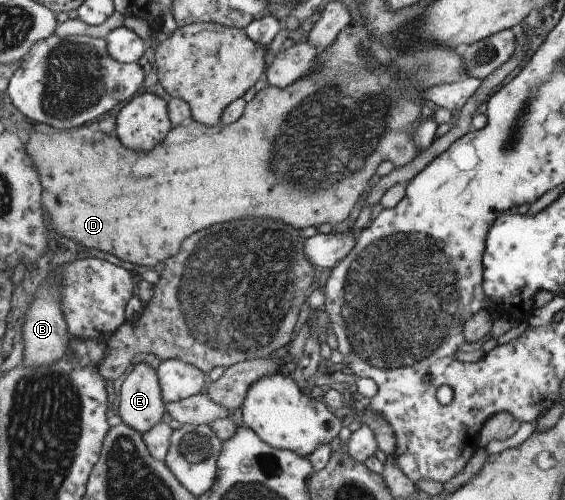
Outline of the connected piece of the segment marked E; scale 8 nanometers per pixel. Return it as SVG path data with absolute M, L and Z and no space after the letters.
M140 362L124 378L118 394L118 416L122 424L144 434L165 418L156 370Z

